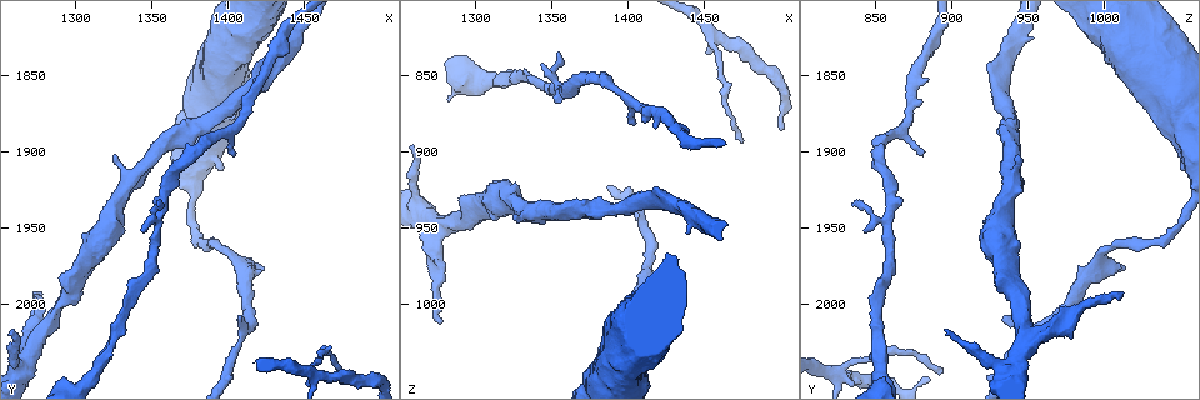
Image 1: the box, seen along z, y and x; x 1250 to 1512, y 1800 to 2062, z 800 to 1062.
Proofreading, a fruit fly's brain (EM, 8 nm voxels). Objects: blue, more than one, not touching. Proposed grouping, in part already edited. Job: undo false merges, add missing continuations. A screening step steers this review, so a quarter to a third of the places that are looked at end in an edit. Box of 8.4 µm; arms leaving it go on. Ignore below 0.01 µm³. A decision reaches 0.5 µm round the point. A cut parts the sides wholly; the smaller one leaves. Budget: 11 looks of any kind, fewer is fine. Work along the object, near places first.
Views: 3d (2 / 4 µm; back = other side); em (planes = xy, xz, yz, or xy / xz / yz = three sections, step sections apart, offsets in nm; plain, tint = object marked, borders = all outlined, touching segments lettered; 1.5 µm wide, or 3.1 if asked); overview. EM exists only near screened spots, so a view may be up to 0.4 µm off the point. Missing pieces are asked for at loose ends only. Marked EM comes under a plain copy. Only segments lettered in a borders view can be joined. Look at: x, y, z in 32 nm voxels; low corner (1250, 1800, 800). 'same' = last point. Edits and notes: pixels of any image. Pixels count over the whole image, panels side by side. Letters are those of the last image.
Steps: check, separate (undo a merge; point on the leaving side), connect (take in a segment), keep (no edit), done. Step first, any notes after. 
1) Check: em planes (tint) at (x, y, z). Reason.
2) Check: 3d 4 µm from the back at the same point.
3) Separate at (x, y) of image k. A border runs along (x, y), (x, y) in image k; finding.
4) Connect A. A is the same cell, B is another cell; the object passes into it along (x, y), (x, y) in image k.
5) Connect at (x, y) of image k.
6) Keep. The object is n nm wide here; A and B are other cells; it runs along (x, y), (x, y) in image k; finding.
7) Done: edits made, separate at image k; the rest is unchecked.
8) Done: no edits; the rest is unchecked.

Check: em xz step 8 (borders) at (1276, 1994, 1012). Thin end.

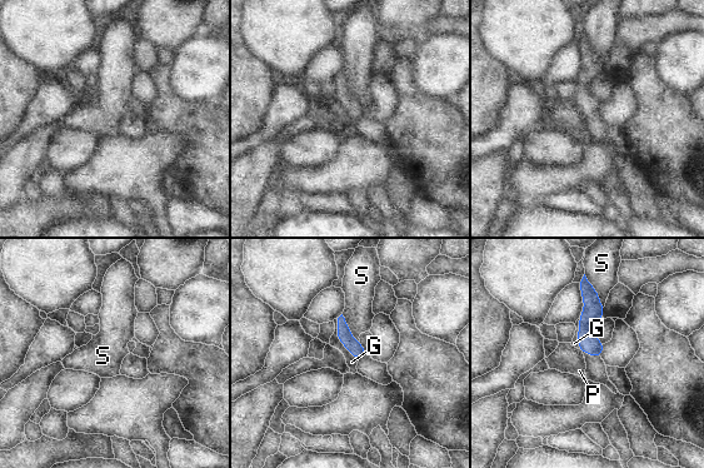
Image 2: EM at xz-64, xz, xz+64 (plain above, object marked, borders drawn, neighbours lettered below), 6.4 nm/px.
Check: em planes (borders) at the same point. Another direction.

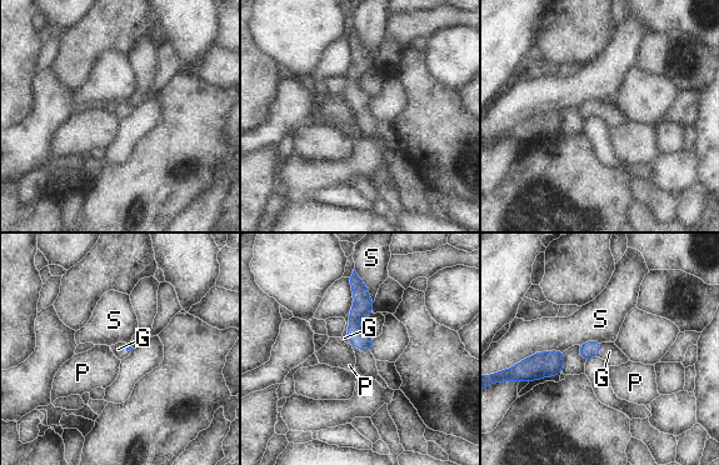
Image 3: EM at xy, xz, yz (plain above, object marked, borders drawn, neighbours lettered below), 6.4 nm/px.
Connect G. The longest contact is with S, 340 nm; G is the same cell, P and S are other cells; it goes on there.

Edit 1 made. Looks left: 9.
Check: overview.

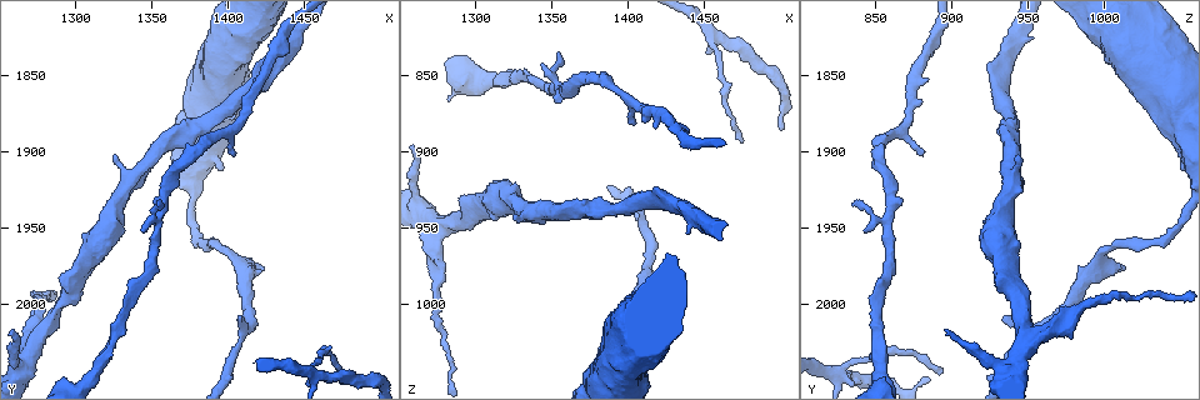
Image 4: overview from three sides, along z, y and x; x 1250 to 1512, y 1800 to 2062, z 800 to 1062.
Check: em xz step 8 (borders) at (1408, 2008, 934). An open end.

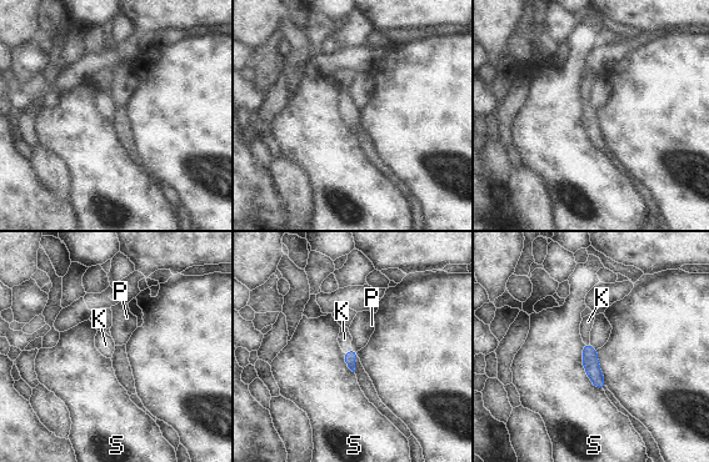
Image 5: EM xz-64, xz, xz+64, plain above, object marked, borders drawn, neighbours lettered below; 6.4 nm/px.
Connect K. K is the same cell, P and S are other cells; the object passes into it along (349, 357), (349, 351), (344, 339) in image 5; the neuron continues.

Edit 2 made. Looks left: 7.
Check: 3d 4 µm at (1354, 1934, 834). Thin end.

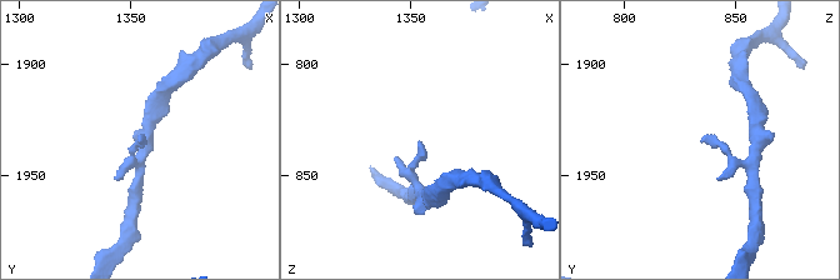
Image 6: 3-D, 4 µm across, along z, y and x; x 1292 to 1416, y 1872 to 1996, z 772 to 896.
Check: em xz step 8 (borders) at (1355, 1933, 834). Shape alone is not enough.

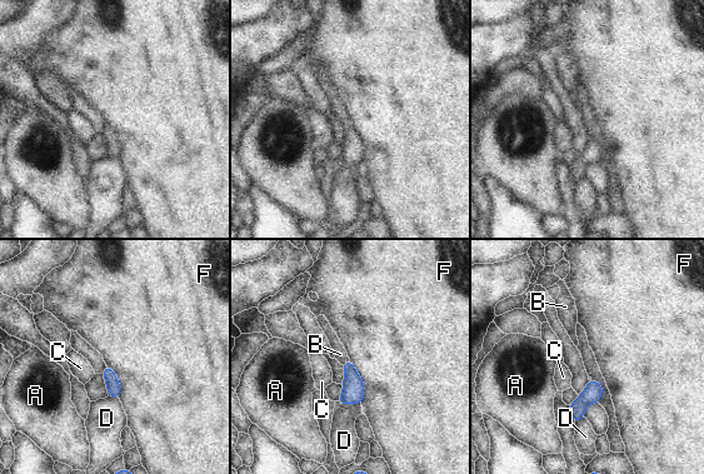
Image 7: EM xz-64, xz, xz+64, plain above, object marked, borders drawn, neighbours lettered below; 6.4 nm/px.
Connect B. B is the same cell, A, C, D and F are other cells; the object passes into it along (353, 388), (345, 360), (340, 354) in image 7; the neuron continues.

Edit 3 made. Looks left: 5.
Check: overview. Redraw.

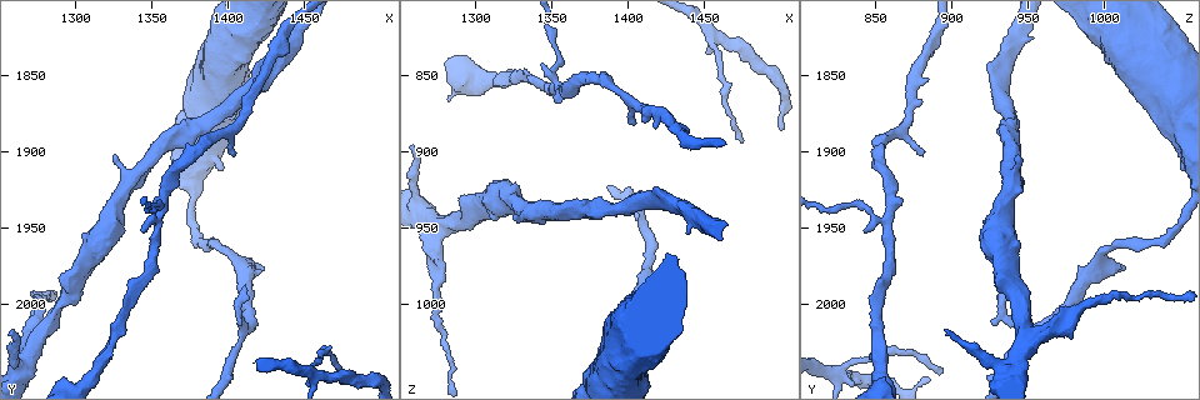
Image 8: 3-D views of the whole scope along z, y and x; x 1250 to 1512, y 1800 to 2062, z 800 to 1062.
Check: em planes (borders) at (1404, 1902, 880). Free end.

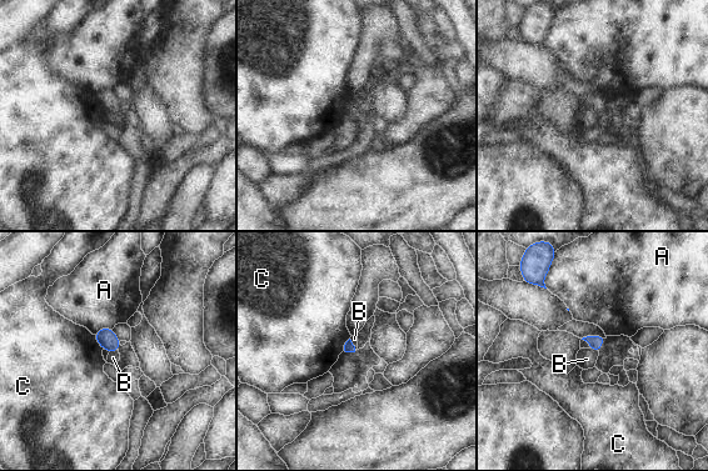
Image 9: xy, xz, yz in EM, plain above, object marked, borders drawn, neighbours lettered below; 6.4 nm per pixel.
Keep. A, B and C are other cells; none of them fits.

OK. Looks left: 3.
Done: edits made, connect at image 3, connect at image 5, connect at image 7; the rest is unchecked.

